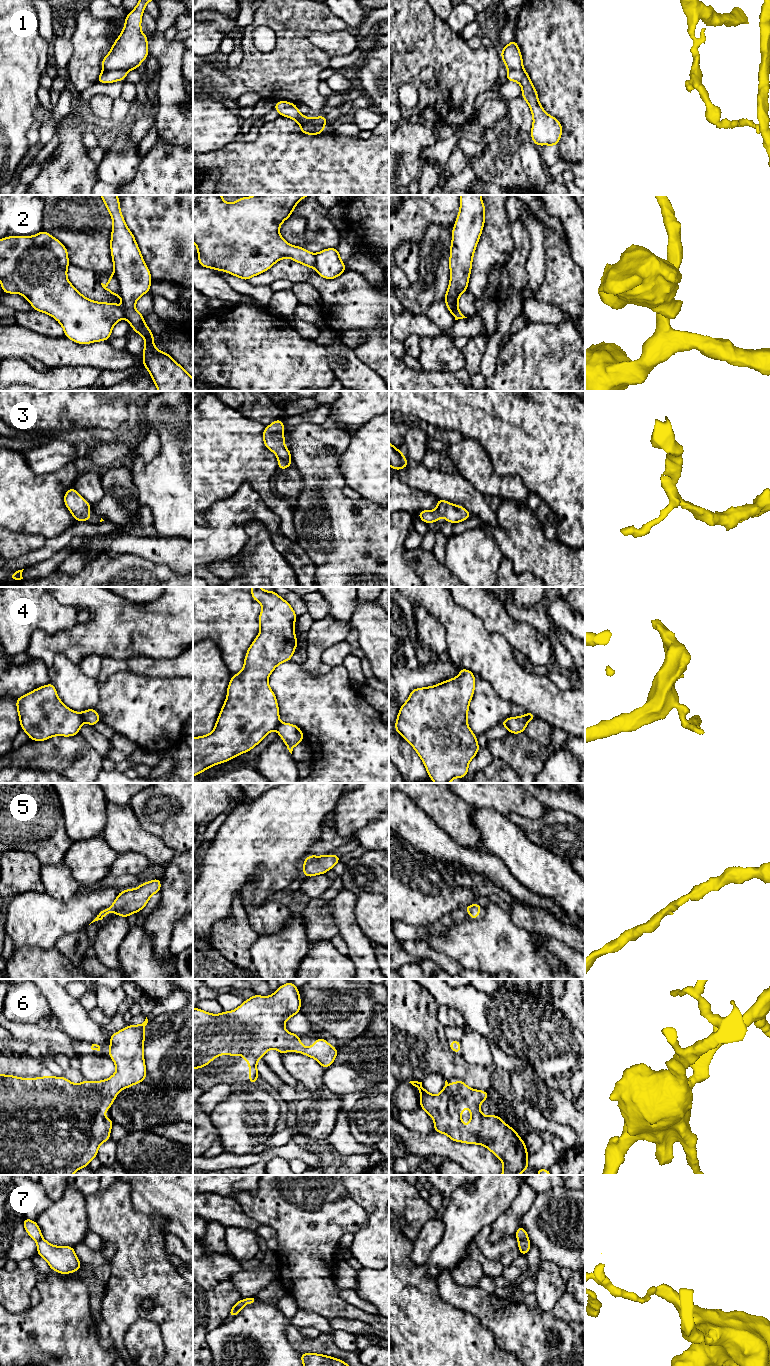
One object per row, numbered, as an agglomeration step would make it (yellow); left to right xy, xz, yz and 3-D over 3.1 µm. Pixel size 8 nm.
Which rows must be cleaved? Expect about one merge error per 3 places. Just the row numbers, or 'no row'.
1, 2, 4, 7

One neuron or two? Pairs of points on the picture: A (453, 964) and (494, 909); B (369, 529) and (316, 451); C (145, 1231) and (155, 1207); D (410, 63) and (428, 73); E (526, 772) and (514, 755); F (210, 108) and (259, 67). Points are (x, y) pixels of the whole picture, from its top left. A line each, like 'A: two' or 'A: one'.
A: two
B: one
C: two
D: two
E: one
F: two

